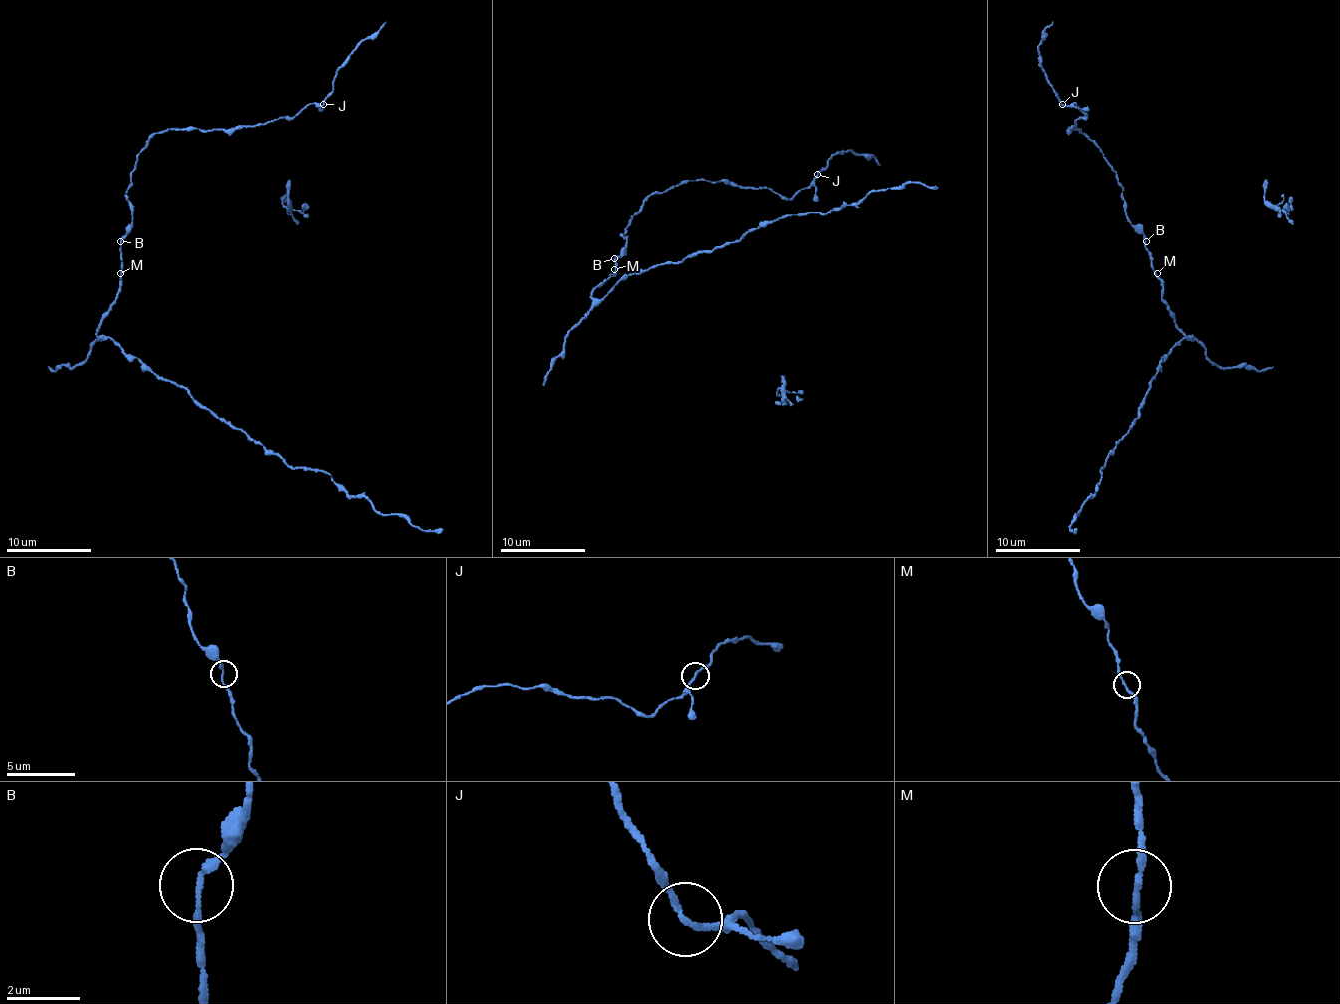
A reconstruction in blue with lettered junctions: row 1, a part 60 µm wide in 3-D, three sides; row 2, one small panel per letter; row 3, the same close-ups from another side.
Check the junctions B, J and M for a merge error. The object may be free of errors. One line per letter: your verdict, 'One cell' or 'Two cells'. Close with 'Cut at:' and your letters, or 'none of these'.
B: One cell
J: One cell
M: One cell
Cut at: none of these

